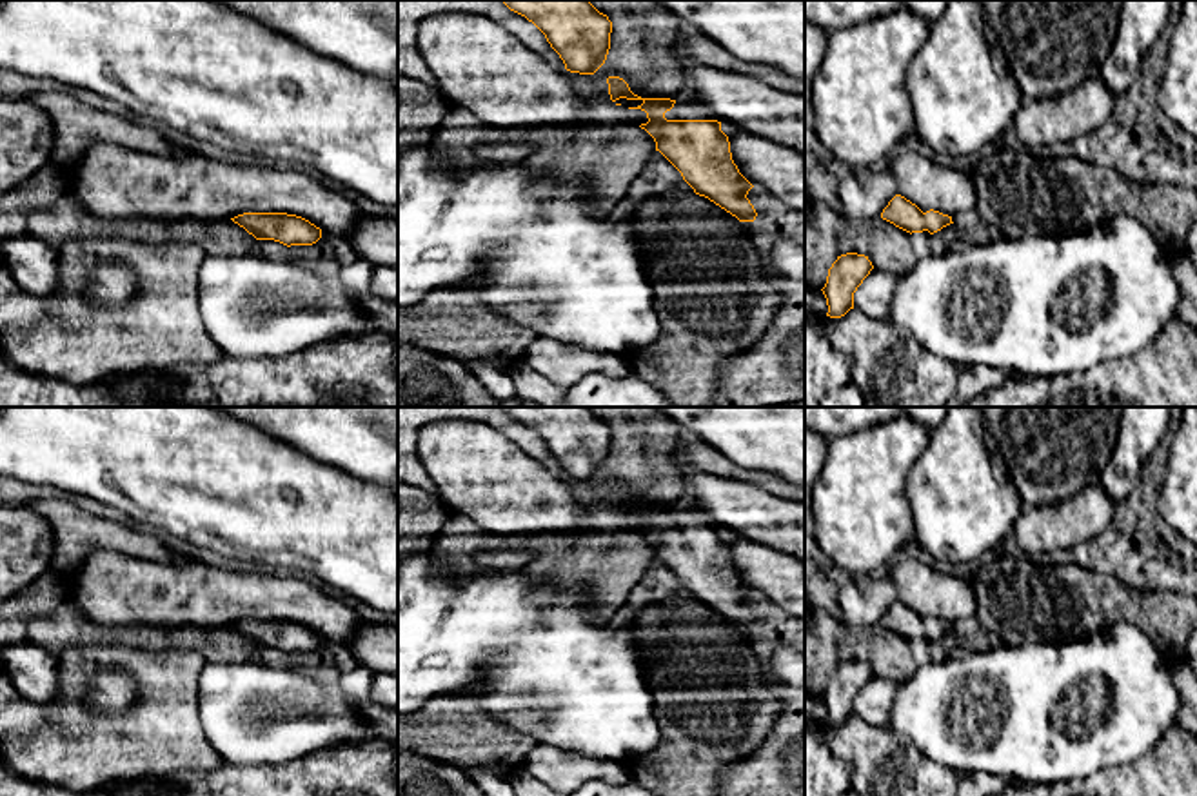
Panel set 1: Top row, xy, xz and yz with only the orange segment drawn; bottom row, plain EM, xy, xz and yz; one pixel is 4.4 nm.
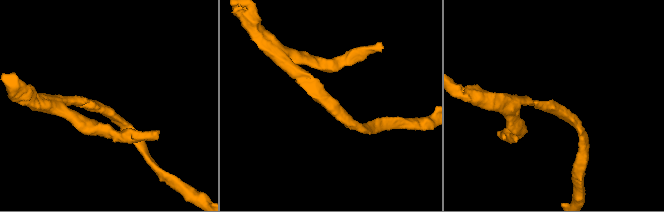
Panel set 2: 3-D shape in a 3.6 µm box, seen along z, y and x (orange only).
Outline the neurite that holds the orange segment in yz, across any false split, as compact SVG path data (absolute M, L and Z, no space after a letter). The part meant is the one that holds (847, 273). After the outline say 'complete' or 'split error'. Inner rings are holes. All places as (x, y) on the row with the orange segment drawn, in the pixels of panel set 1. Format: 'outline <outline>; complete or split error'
outline M846 253L837 256L821 289L828 305L826 316L841 318L854 309L854 293L872 269L874 265L865 254Z; complete

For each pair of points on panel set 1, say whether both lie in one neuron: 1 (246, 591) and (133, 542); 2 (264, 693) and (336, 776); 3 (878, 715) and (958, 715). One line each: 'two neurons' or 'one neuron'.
1: two neurons
2: two neurons
3: two neurons

